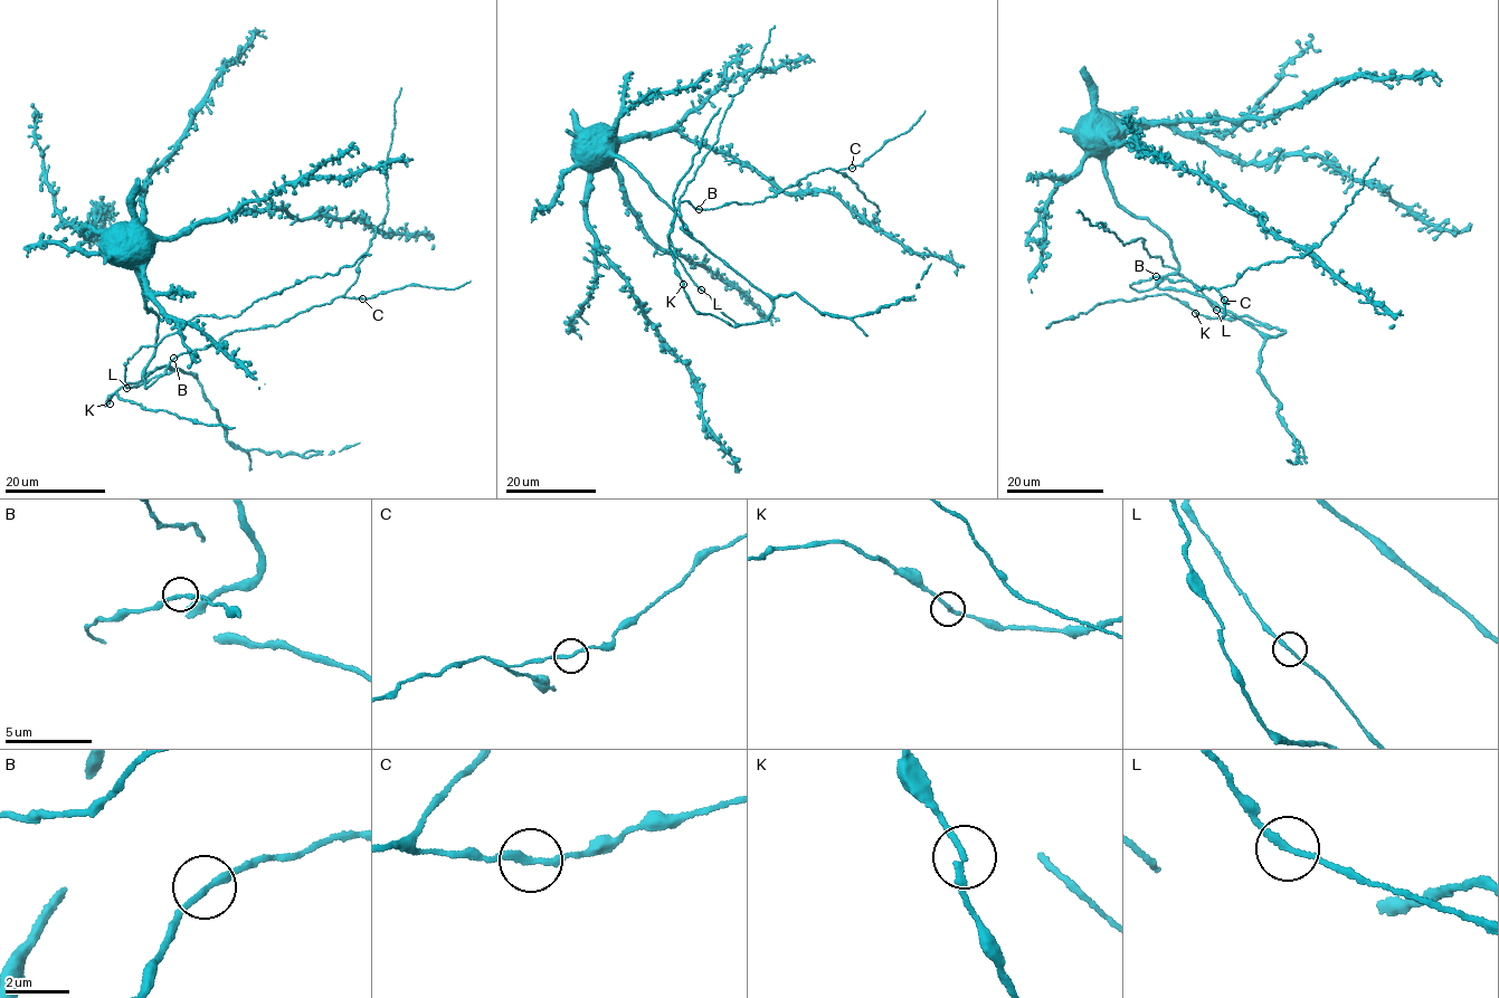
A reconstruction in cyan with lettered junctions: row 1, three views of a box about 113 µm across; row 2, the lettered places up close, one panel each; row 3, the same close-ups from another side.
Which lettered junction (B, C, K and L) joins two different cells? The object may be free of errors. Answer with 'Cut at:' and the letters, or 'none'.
Cut at: none

